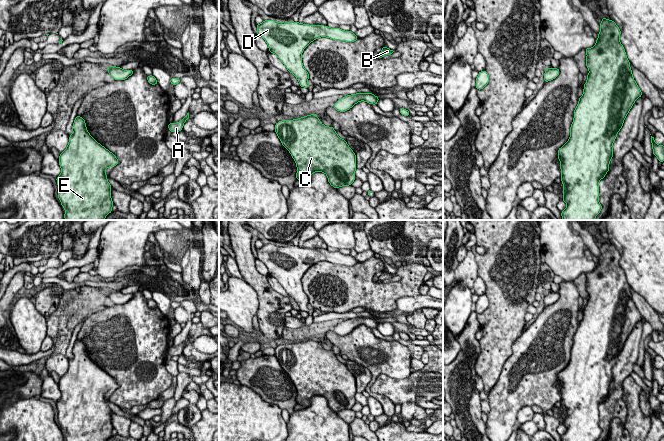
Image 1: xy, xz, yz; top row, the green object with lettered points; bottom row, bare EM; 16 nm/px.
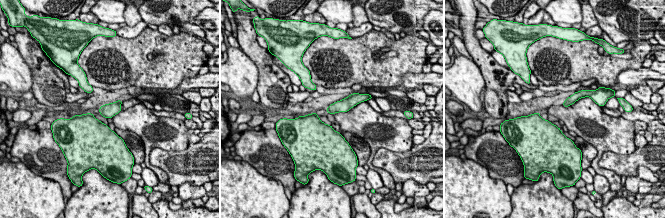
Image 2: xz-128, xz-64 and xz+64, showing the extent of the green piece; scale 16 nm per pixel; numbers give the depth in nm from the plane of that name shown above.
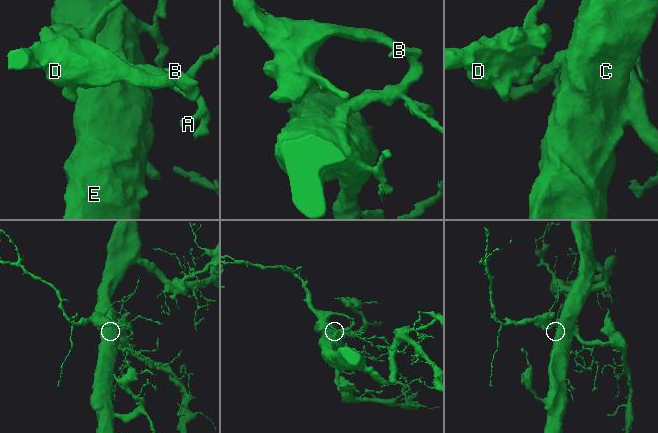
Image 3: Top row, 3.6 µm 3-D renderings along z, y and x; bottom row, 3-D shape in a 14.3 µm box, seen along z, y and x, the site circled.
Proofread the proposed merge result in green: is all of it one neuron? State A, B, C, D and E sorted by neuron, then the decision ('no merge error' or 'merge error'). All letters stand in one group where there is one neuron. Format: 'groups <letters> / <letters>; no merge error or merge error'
groups A B C D E; no merge error

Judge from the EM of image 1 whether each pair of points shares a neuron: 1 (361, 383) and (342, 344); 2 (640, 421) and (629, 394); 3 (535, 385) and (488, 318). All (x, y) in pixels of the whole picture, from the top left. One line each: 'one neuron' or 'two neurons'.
1: two neurons
2: one neuron
3: two neurons

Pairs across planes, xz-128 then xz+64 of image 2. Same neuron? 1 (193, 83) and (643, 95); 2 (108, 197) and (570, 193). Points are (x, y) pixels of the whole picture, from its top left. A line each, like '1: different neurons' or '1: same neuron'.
1: different neurons
2: different neurons

